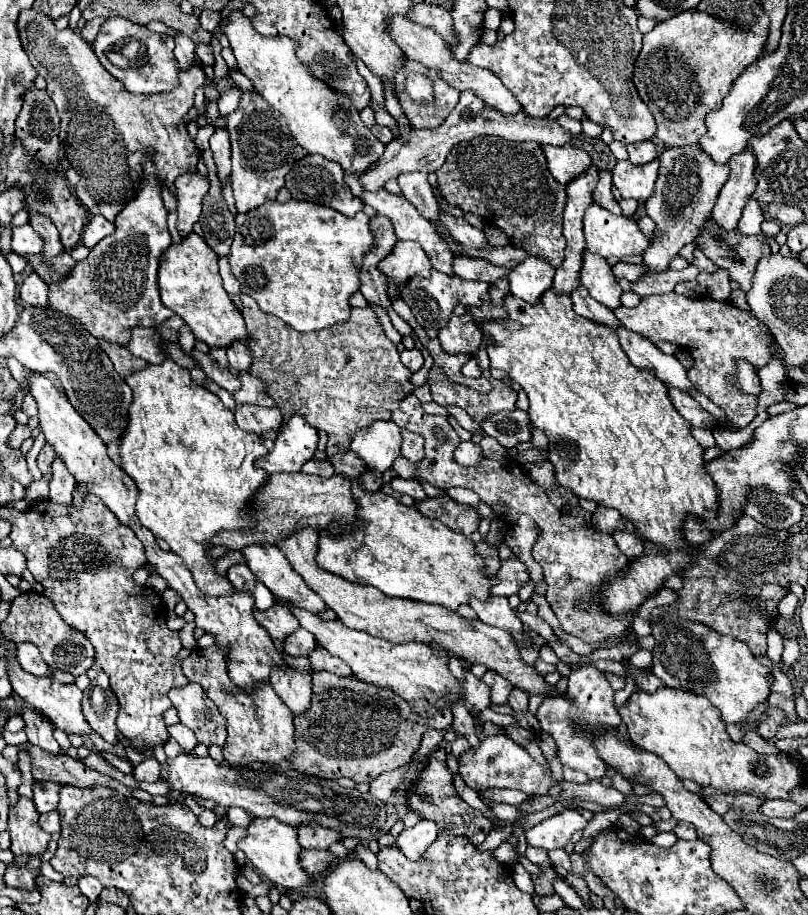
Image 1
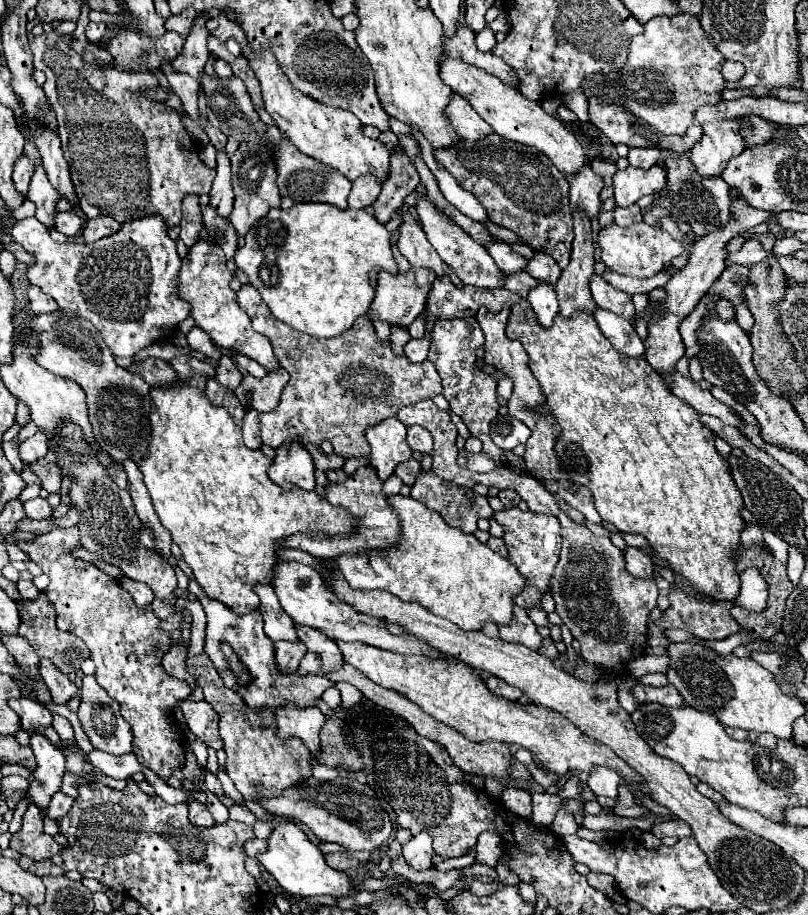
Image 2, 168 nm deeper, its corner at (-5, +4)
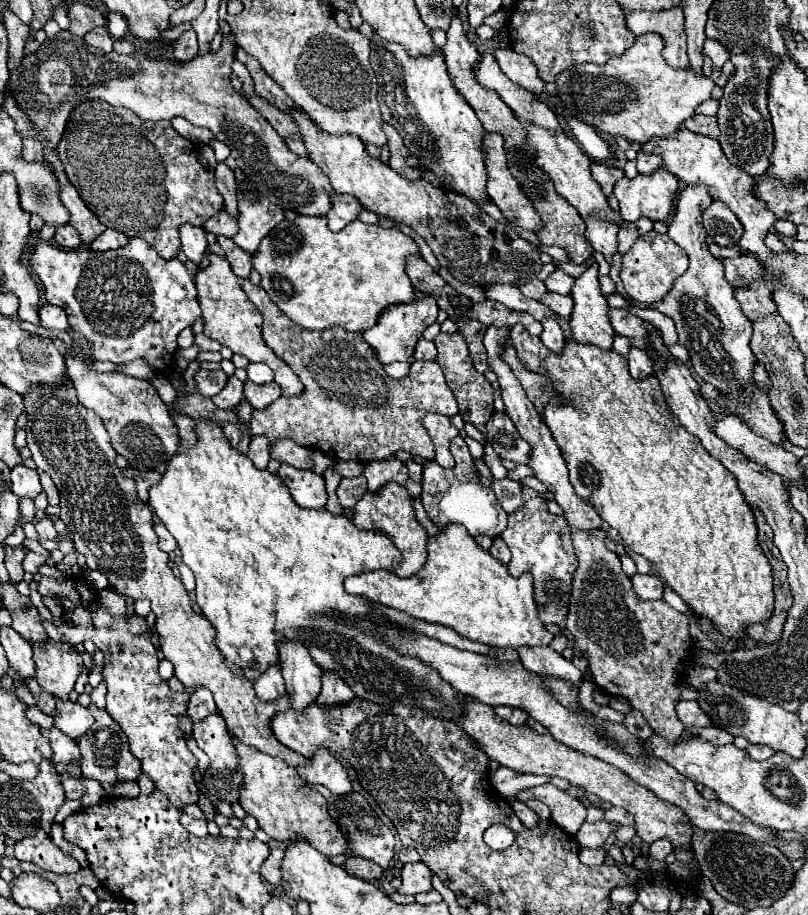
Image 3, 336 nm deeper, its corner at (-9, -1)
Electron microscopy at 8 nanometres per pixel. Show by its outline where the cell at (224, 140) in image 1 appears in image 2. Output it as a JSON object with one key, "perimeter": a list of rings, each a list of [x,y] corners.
{"perimeter":[[[224,151],[218,153],[218,165],[216,165],[216,179],[210,189],[210,201],[208,205],[218,211],[218,215],[228,217],[232,211],[232,183],[230,183],[230,159]]]}

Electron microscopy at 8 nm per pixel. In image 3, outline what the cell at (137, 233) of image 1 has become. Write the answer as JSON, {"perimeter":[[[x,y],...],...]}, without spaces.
{"perimeter":[[[34,234],[34,242],[26,246],[28,262],[32,272],[44,286],[46,302],[64,308],[68,314],[68,322],[74,330],[82,332],[94,344],[94,358],[96,360],[136,360],[146,358],[154,370],[171,372],[174,352],[178,348],[176,338],[178,334],[192,326],[200,318],[200,306],[196,302],[196,286],[186,270],[186,266],[178,260],[164,260],[154,246],[150,246],[142,238],[132,238],[126,246],[118,250],[94,252],[88,246],[80,246],[76,250],[64,250],[42,236]]]}

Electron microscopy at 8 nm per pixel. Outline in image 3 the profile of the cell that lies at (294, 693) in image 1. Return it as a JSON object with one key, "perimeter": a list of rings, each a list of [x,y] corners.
{"perimeter":[[[318,748],[310,758],[310,764],[298,766],[298,774],[306,778],[312,786],[324,784],[332,794],[346,794],[352,790],[348,772],[344,764],[326,748]]]}

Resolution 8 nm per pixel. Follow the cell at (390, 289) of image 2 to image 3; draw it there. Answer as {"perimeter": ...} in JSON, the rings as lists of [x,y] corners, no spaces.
{"perimeter":[[[420,292],[422,296],[416,296],[414,300],[410,302],[404,302],[404,304],[390,304],[386,306],[380,316],[378,316],[378,322],[376,326],[368,328],[362,332],[362,336],[366,338],[366,342],[378,350],[378,360],[382,364],[390,364],[390,362],[404,362],[412,356],[414,352],[414,346],[416,342],[422,338],[422,332],[426,326],[430,326],[436,316],[438,316],[438,304],[436,304],[436,298],[434,294],[428,294],[428,292]]]}

